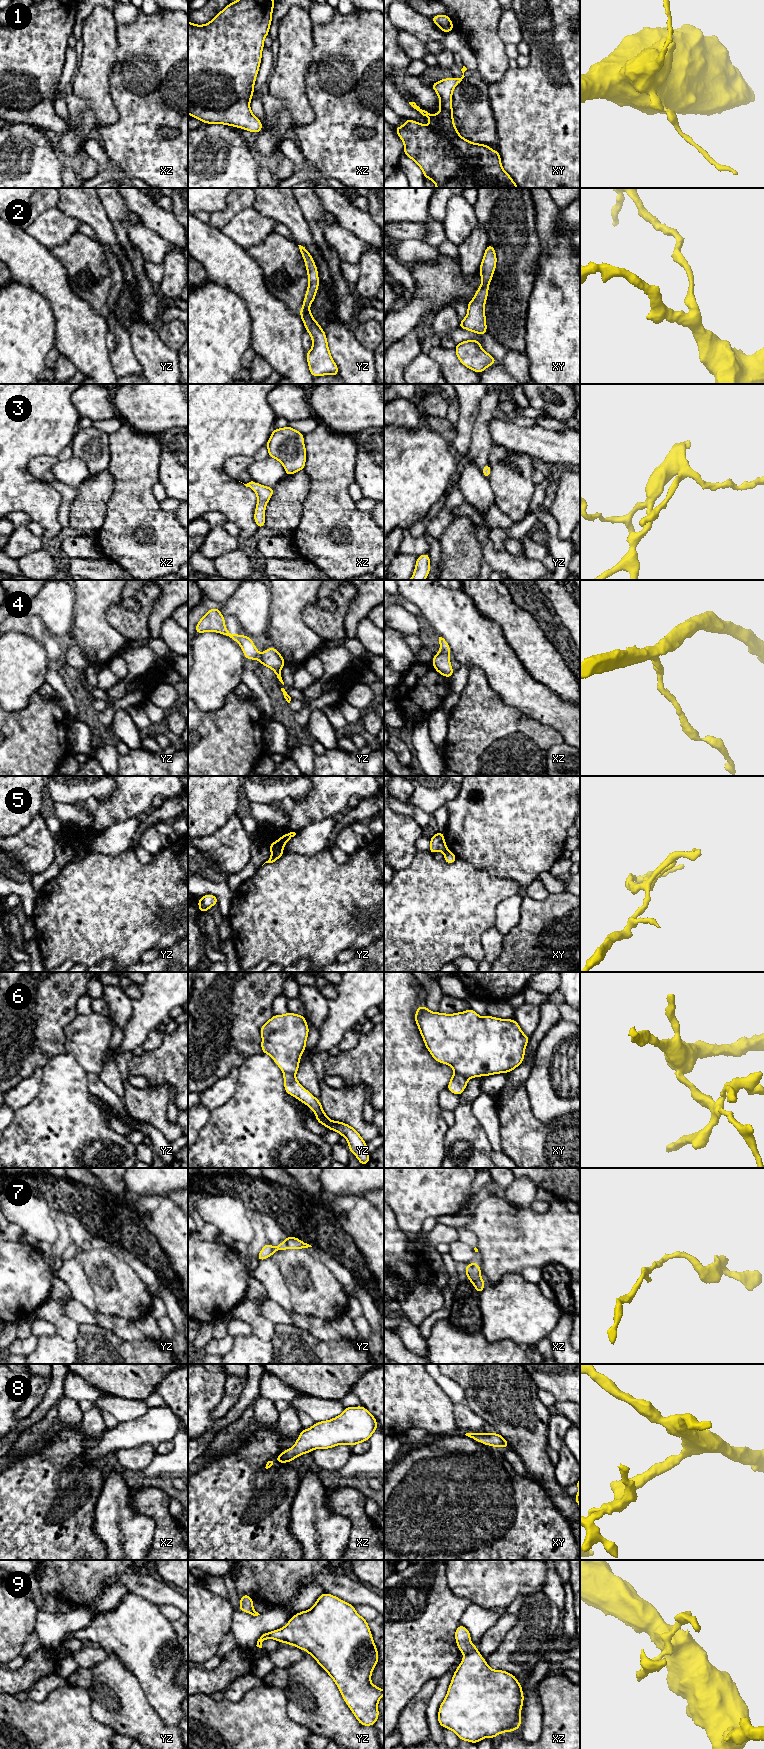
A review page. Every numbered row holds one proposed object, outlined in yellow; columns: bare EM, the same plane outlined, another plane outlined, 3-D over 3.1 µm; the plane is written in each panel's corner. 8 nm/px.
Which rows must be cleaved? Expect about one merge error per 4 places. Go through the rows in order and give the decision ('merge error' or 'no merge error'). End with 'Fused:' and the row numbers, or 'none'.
1: no merge error
2: no merge error
3: no merge error
4: no merge error
5: merge error
6: merge error
7: no merge error
8: no merge error
9: no merge error
Fused: 5, 6

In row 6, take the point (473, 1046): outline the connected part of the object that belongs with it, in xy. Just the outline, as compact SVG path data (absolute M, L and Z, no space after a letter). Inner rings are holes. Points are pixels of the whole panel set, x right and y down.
M426 1005L415 1012L427 1050L439 1063L452 1067L455 1073L466 1079L509 1073L523 1061L525 1048L530 1037L526 1036L514 1019L500 1019L493 1016L479 1016L471 1008L454 1014L432 1012Z

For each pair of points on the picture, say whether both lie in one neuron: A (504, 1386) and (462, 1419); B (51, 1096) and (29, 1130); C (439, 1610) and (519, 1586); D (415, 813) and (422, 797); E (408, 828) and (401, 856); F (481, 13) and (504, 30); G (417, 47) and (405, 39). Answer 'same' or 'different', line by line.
A: different
B: same
C: different
D: different
E: same
F: different
G: same

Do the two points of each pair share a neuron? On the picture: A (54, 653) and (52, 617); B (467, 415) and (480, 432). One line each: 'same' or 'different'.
A: different
B: different

